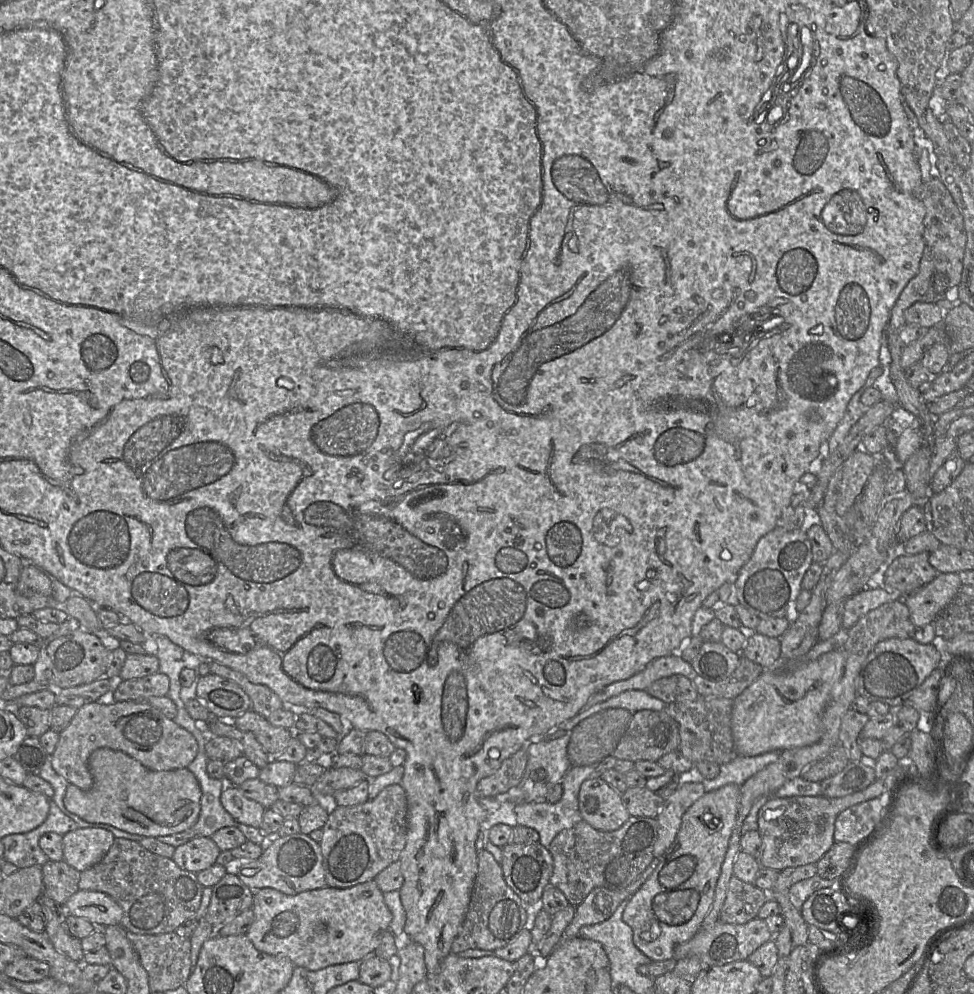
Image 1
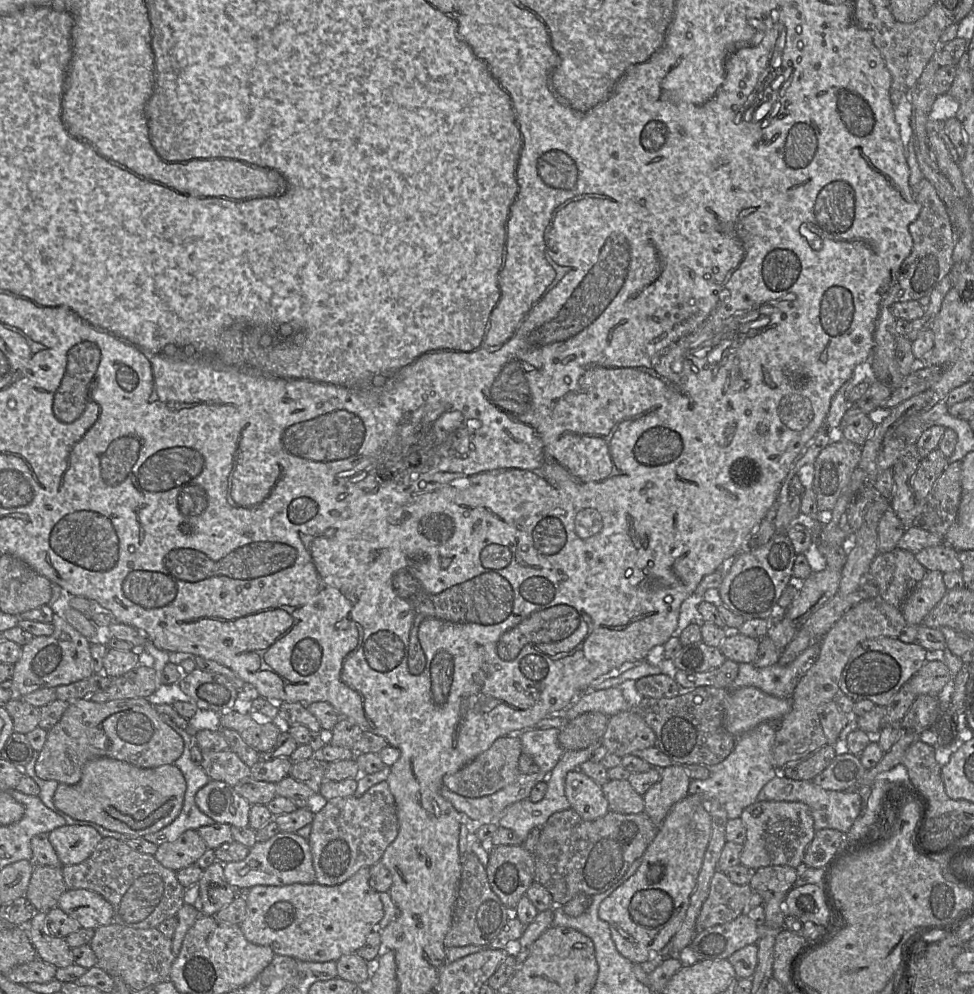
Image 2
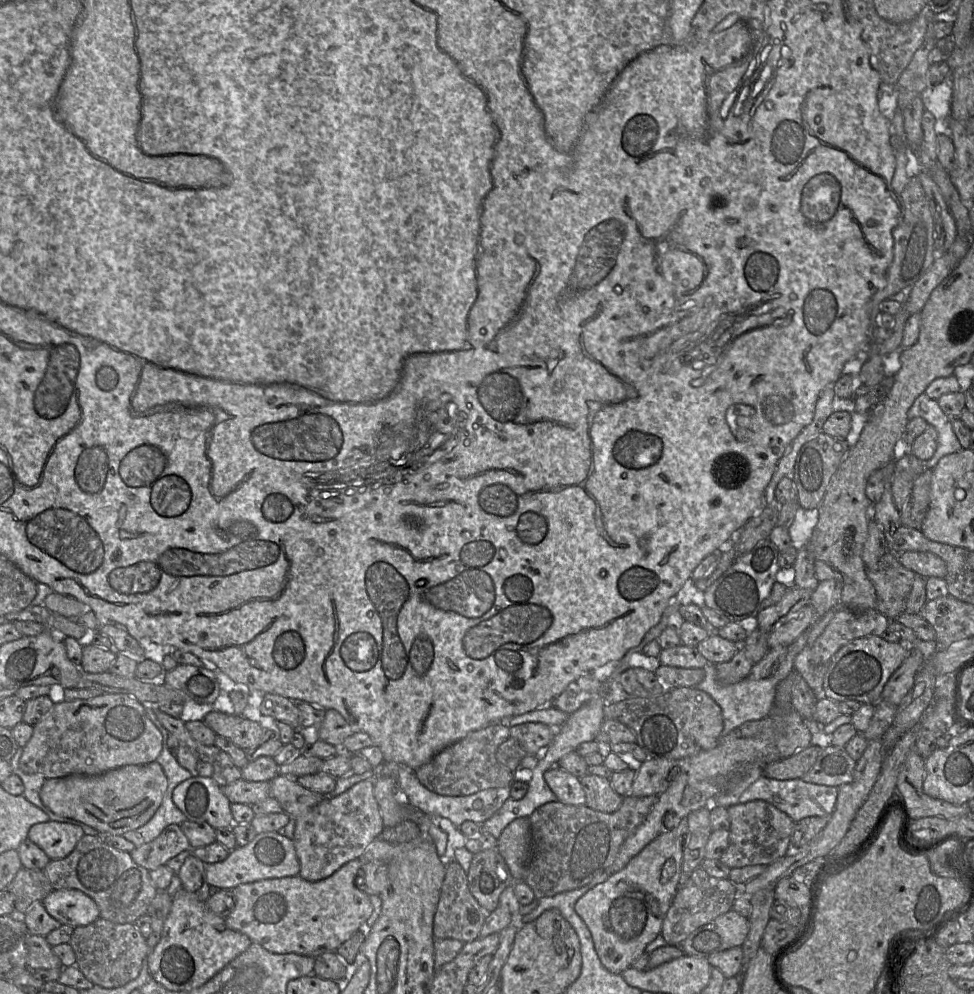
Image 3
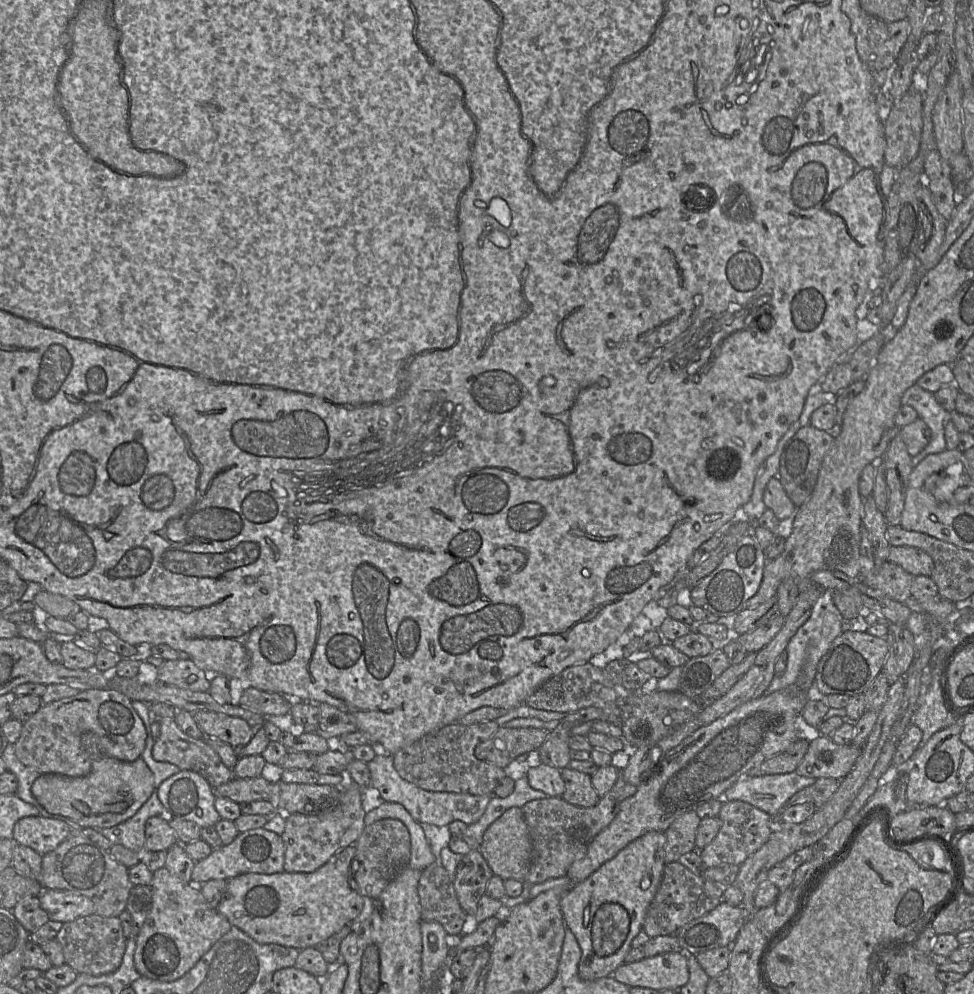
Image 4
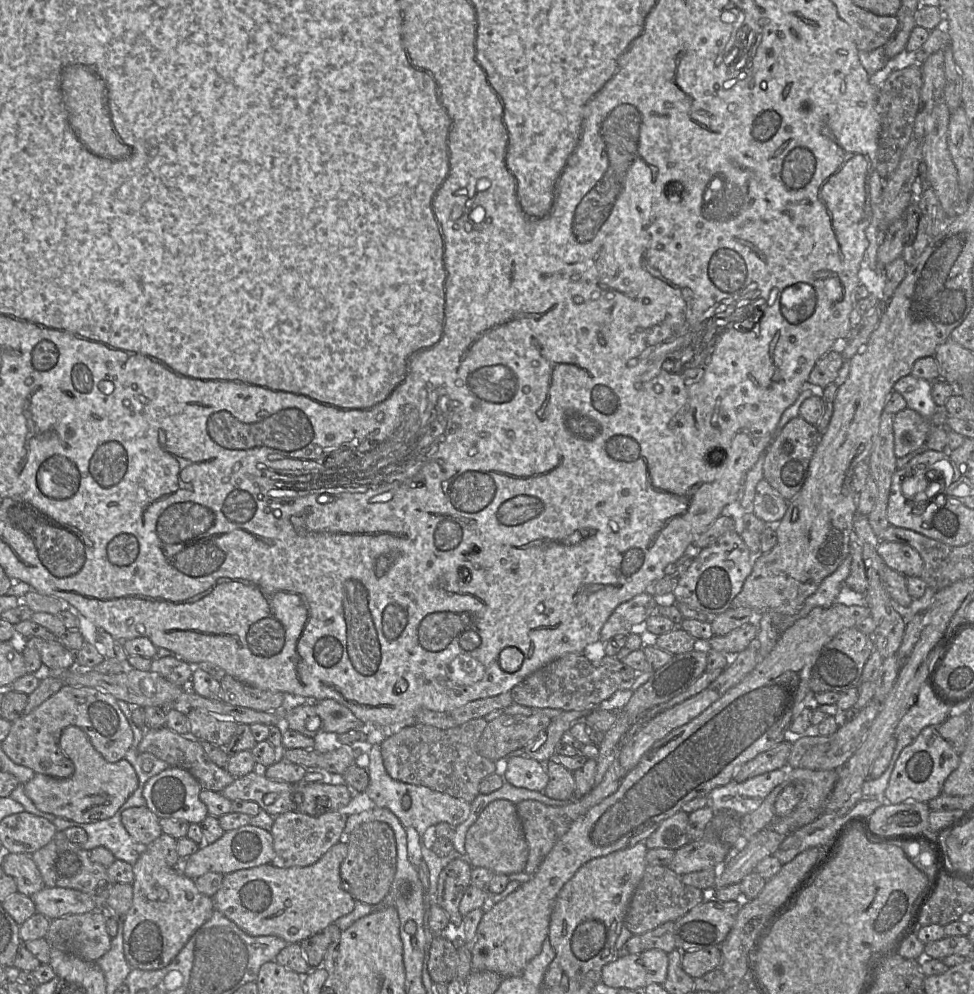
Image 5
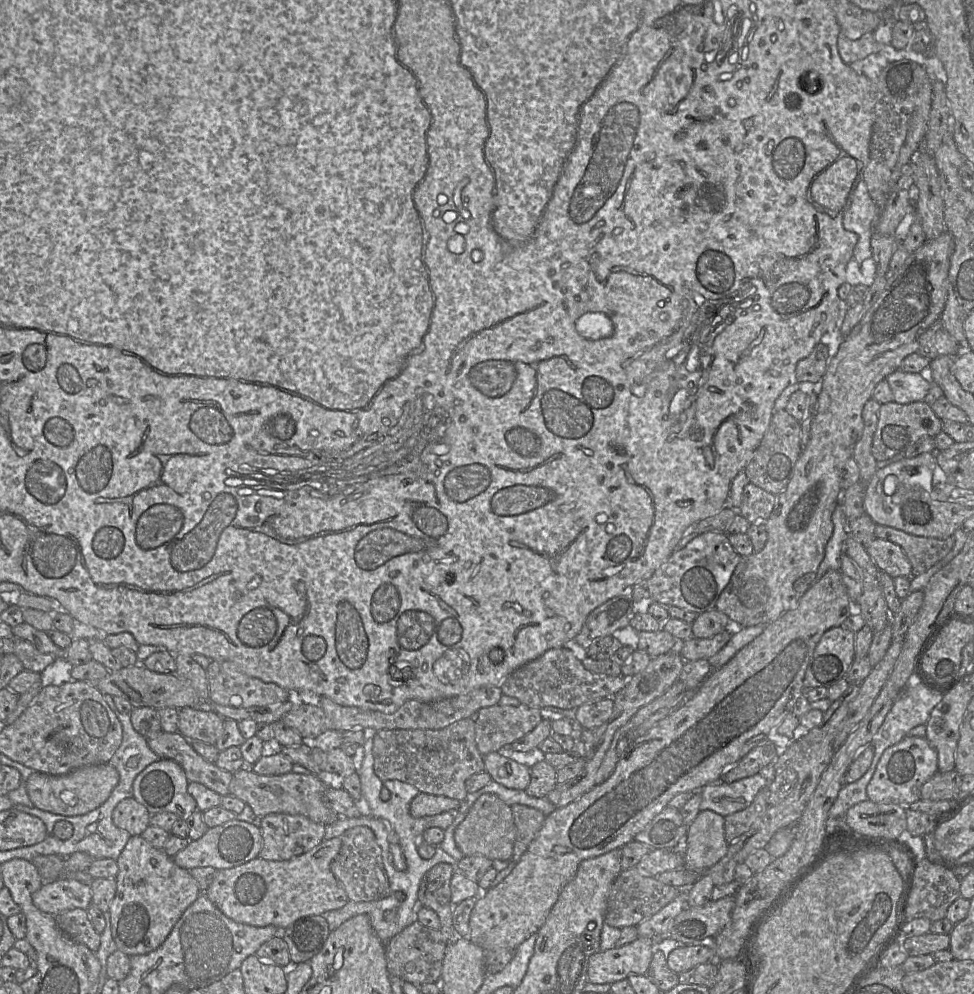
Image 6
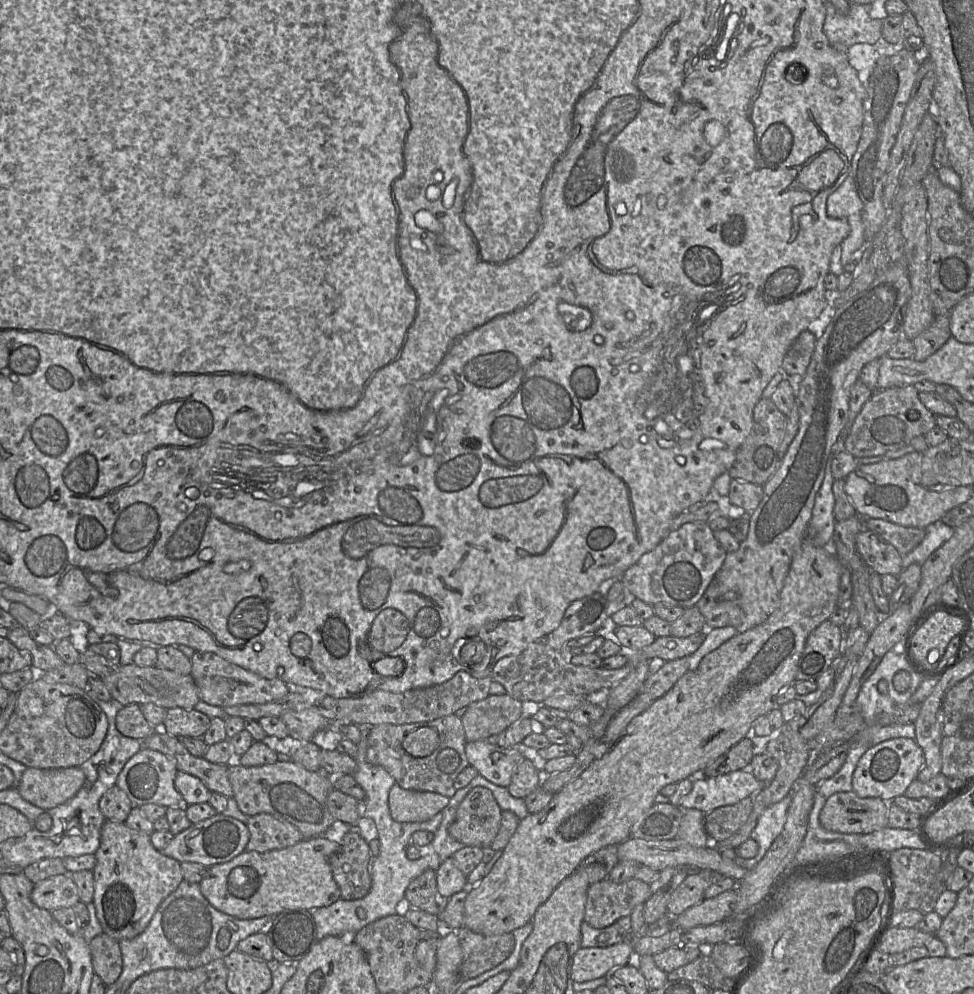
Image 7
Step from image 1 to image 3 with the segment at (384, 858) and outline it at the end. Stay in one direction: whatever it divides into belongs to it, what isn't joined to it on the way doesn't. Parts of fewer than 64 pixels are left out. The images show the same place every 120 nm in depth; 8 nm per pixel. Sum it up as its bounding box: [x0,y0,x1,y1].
[292,780,385,882]

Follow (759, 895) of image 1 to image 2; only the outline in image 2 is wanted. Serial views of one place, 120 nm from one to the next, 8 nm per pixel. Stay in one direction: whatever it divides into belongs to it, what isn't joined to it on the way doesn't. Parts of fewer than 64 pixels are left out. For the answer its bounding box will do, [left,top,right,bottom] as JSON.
[696,871,753,932]

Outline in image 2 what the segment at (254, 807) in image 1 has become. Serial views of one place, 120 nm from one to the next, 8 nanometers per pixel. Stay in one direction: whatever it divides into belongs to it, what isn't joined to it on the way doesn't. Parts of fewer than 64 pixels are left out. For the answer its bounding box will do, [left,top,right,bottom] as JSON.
[195,780,251,827]

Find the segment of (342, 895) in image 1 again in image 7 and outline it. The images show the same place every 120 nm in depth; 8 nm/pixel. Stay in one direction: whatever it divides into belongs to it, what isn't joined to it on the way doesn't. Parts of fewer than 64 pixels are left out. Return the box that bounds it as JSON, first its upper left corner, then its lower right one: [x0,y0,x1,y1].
[199,832,341,919]

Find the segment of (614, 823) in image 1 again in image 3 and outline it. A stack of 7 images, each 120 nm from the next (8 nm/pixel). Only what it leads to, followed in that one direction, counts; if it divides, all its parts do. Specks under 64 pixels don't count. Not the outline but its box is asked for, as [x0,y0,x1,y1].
[544,766,586,805]

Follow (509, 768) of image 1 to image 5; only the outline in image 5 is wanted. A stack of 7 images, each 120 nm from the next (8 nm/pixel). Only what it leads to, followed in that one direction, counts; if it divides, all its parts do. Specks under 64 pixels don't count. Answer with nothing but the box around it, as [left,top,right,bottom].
[380,717,496,802]

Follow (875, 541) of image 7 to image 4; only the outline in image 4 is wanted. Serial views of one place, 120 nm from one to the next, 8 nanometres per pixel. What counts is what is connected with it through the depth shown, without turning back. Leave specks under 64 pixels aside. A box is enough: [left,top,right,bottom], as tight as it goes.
[887,546,934,577]

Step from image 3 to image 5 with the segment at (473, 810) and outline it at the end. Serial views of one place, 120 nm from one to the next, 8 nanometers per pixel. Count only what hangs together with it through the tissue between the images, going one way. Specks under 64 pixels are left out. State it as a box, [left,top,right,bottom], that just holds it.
[365,743,470,836]

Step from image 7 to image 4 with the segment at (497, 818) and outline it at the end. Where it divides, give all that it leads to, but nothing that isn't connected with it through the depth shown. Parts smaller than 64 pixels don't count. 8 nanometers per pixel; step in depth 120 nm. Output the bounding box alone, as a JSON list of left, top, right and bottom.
[478,807,532,880]

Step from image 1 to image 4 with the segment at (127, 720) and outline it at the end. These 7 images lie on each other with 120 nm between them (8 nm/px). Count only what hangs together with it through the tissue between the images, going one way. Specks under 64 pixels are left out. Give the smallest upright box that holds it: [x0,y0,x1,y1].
[14,689,146,777]

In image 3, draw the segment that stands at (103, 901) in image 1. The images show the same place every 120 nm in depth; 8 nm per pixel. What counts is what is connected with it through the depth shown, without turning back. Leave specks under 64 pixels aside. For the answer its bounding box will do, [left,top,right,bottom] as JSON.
[41,889,100,926]

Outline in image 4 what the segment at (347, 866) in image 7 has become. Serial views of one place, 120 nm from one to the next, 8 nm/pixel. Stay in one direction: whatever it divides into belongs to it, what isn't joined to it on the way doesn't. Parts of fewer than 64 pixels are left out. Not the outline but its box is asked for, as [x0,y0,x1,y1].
[350,819,411,901]

